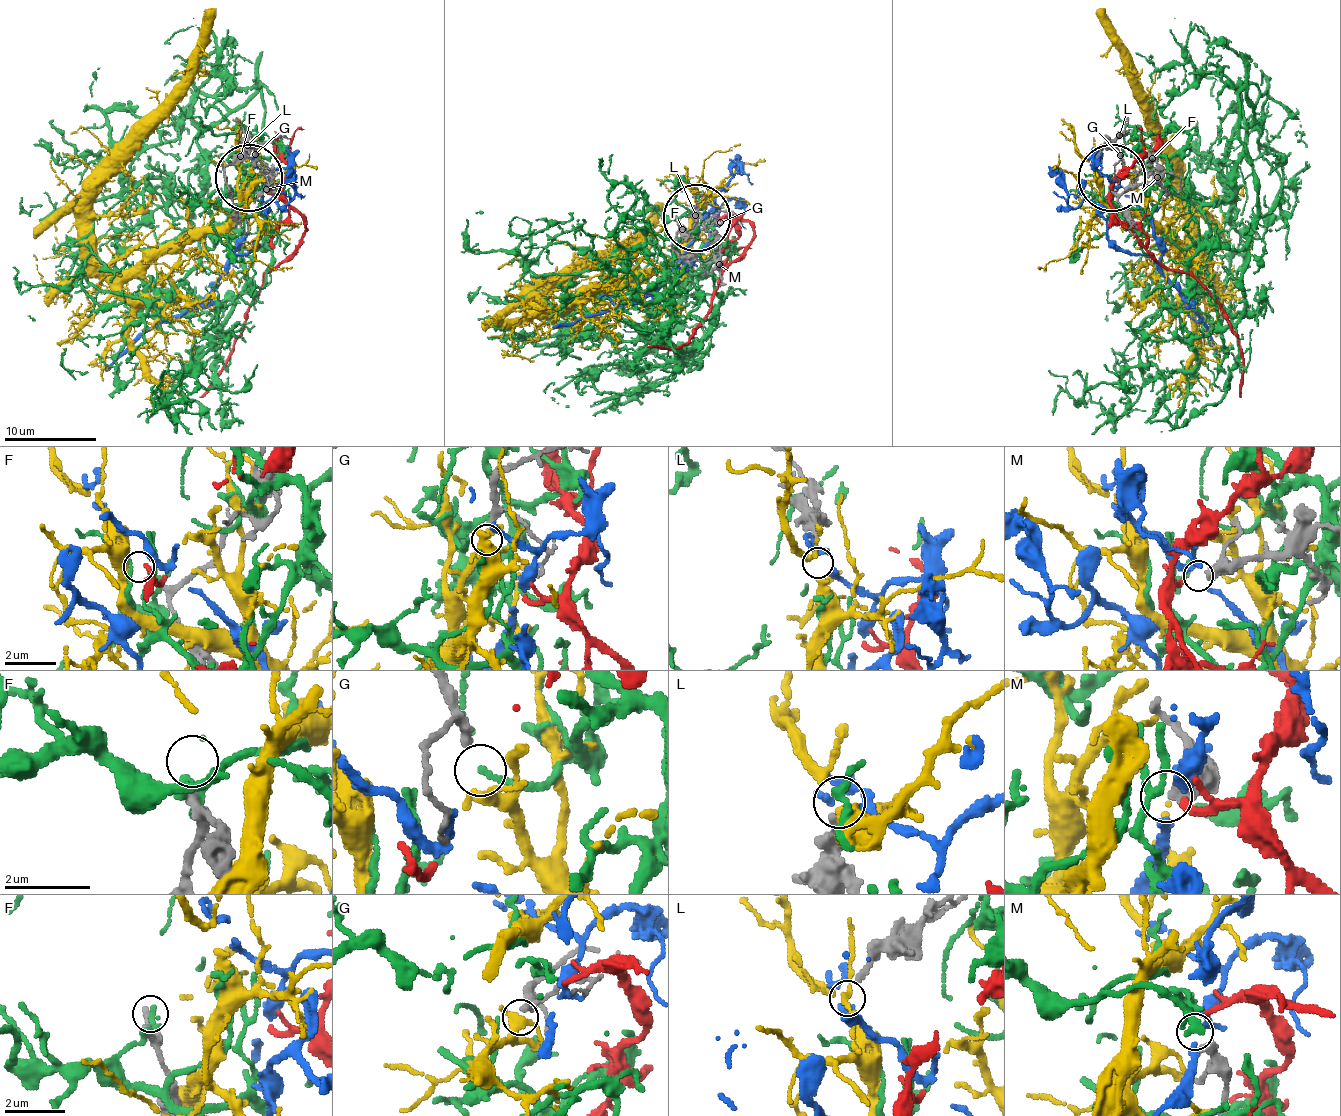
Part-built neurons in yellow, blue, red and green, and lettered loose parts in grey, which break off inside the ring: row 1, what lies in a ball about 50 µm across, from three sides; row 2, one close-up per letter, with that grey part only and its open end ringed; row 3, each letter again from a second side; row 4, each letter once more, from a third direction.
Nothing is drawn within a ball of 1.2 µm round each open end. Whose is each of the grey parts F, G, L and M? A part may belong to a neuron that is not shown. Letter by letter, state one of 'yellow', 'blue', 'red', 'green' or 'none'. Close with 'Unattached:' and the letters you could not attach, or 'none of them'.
F: none
G: yellow
L: none
M: red
Unattached: F, L

